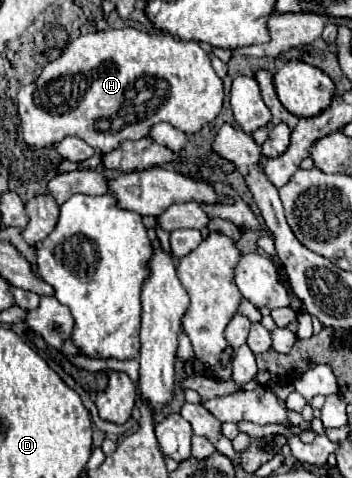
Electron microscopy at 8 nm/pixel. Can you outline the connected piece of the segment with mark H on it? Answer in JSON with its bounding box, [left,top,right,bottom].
[18,26,224,152]

